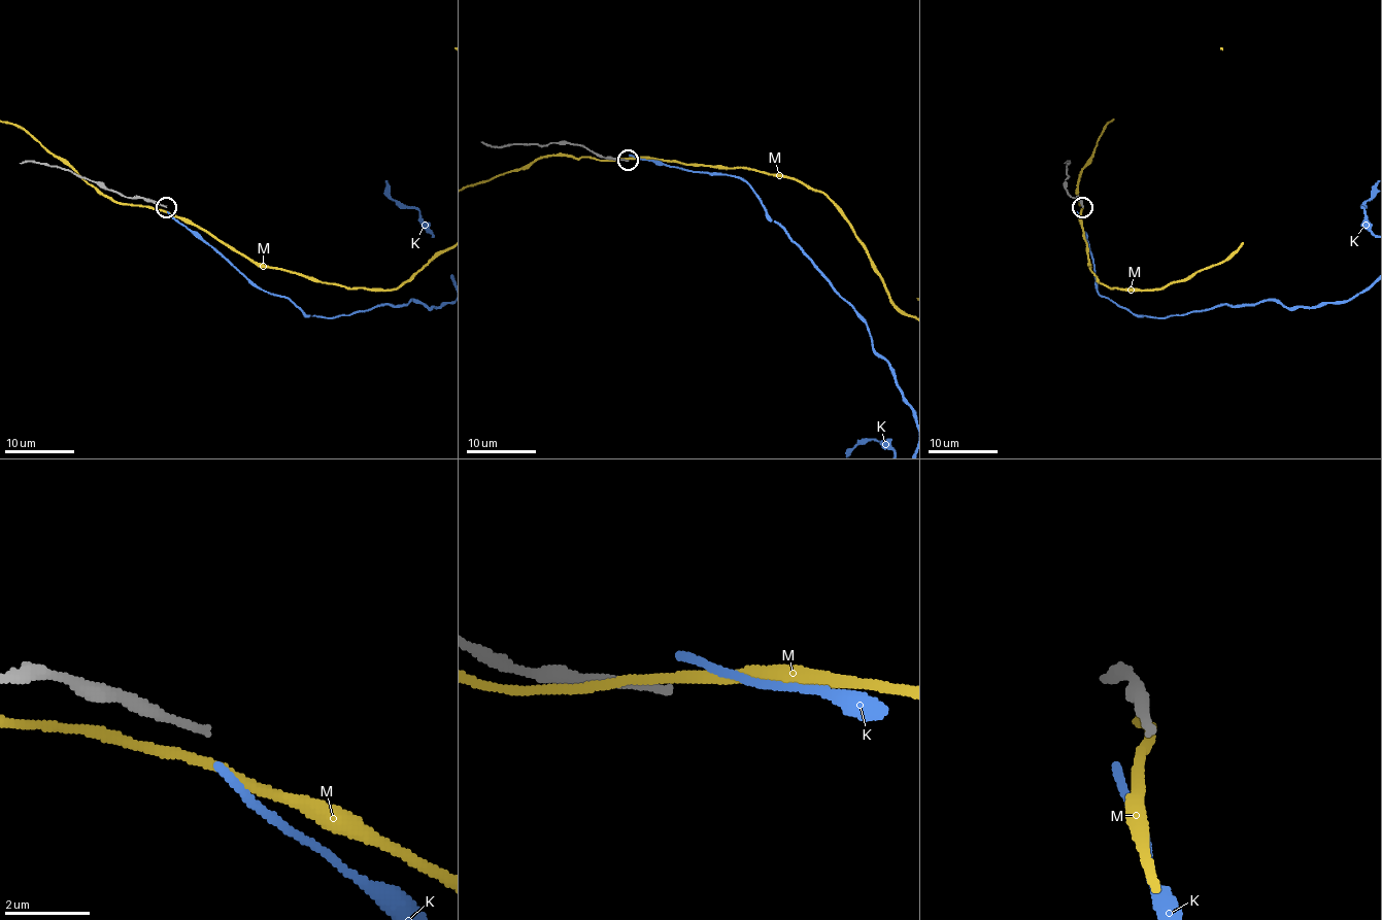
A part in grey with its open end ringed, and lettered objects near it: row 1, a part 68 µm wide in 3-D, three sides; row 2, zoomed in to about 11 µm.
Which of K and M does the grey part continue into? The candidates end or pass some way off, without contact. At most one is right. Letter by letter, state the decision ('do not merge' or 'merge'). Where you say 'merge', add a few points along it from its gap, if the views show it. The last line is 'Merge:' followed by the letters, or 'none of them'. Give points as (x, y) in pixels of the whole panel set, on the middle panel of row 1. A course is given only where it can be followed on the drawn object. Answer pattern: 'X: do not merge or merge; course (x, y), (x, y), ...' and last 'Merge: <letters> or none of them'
K: do not merge
M: do not merge
Merge: none of them

